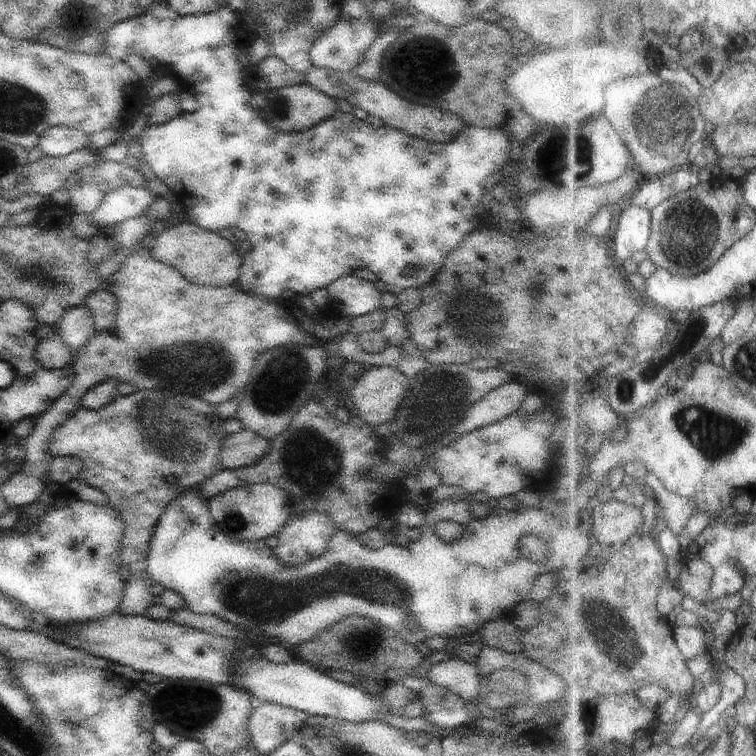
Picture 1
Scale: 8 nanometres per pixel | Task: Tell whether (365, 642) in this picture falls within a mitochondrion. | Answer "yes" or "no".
yes

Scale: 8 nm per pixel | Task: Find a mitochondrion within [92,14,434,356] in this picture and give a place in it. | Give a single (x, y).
(286, 108)

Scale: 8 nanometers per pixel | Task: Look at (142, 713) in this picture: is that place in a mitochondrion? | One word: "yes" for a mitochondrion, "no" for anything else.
no

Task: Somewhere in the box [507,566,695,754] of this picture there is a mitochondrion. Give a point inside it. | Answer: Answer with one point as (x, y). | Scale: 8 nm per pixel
(613, 636)

